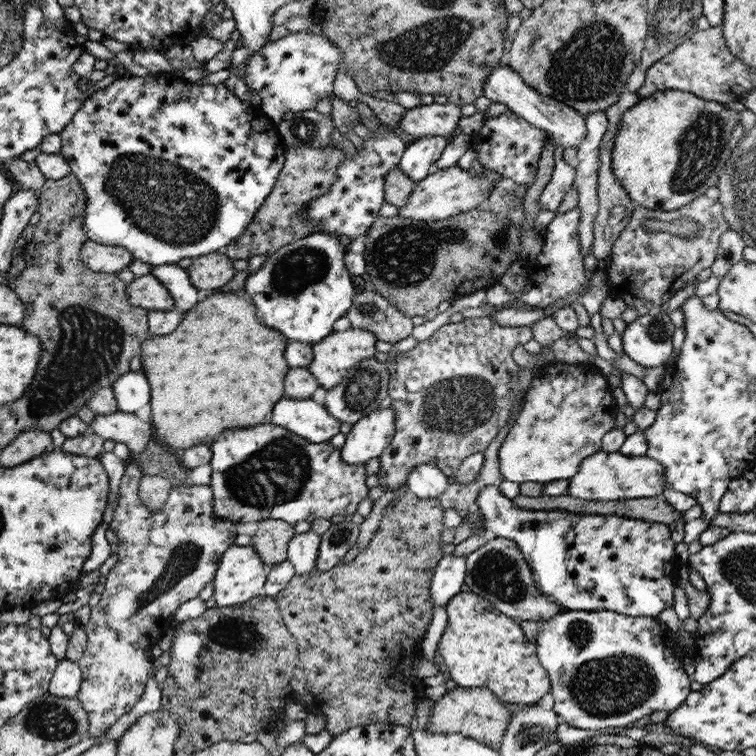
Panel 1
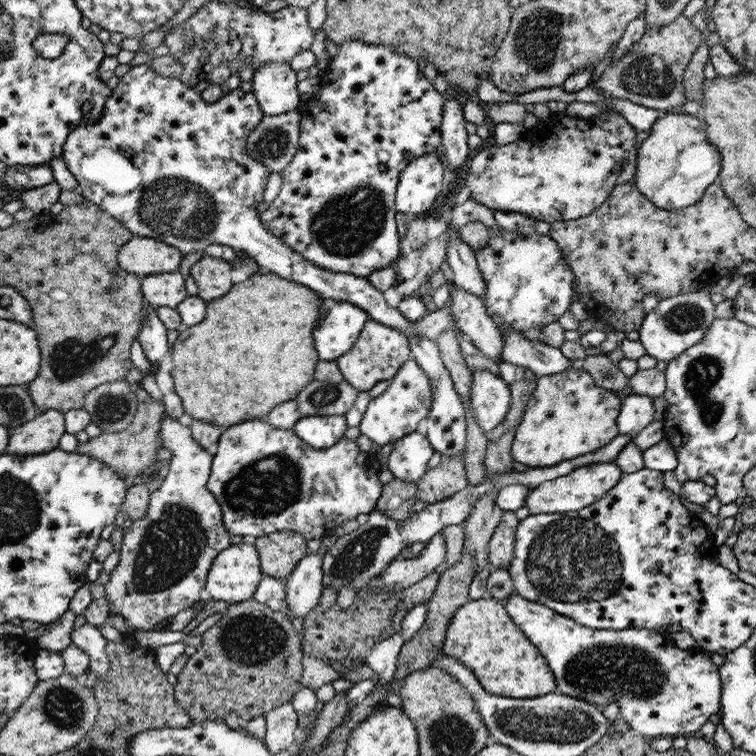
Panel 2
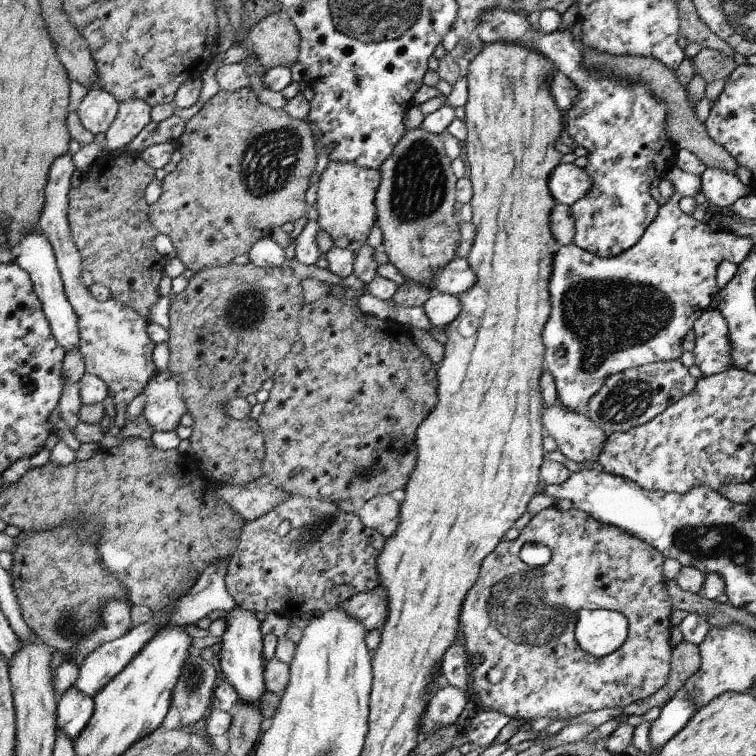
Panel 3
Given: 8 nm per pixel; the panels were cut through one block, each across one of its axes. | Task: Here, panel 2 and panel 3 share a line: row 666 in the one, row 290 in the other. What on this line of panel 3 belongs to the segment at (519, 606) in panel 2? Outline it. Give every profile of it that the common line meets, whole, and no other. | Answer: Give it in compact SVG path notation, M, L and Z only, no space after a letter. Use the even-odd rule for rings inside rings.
M674 165L665 174L664 178L673 183L673 197L667 198L666 203L660 206L654 222L650 224L647 231L642 235L642 238L638 240L632 248L621 252L615 257L599 257L576 246L572 242L569 245L561 246L560 250L556 253L549 282L551 313L542 331L543 343L545 344L543 368L551 372L555 387L557 388L557 400L559 404L568 411L586 414L590 399L602 388L605 380L613 374L624 372L624 370L631 369L632 367L641 367L660 361L679 359L684 352L682 349L684 336L692 330L693 324L702 316L702 313L706 309L711 308L710 304L712 304L712 299L715 298L715 295L719 291L719 287L716 285L716 270L718 270L720 262L722 262L722 260L729 260L739 265L746 256L748 256L750 250L752 250L752 245L754 244L749 238L737 237L735 234L726 231L714 231L707 225L706 220L698 221L694 219L692 215L687 215L682 212L678 205L679 200L684 196L696 196L701 190L701 177L684 172L684 170L678 168L677 165Z

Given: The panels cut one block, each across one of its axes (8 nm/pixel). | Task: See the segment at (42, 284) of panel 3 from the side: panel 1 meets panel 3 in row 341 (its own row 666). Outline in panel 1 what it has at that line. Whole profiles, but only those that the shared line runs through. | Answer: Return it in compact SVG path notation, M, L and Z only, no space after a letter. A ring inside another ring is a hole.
M61 659L51 678L49 693L61 697L77 697L83 680L82 667L76 661Z

